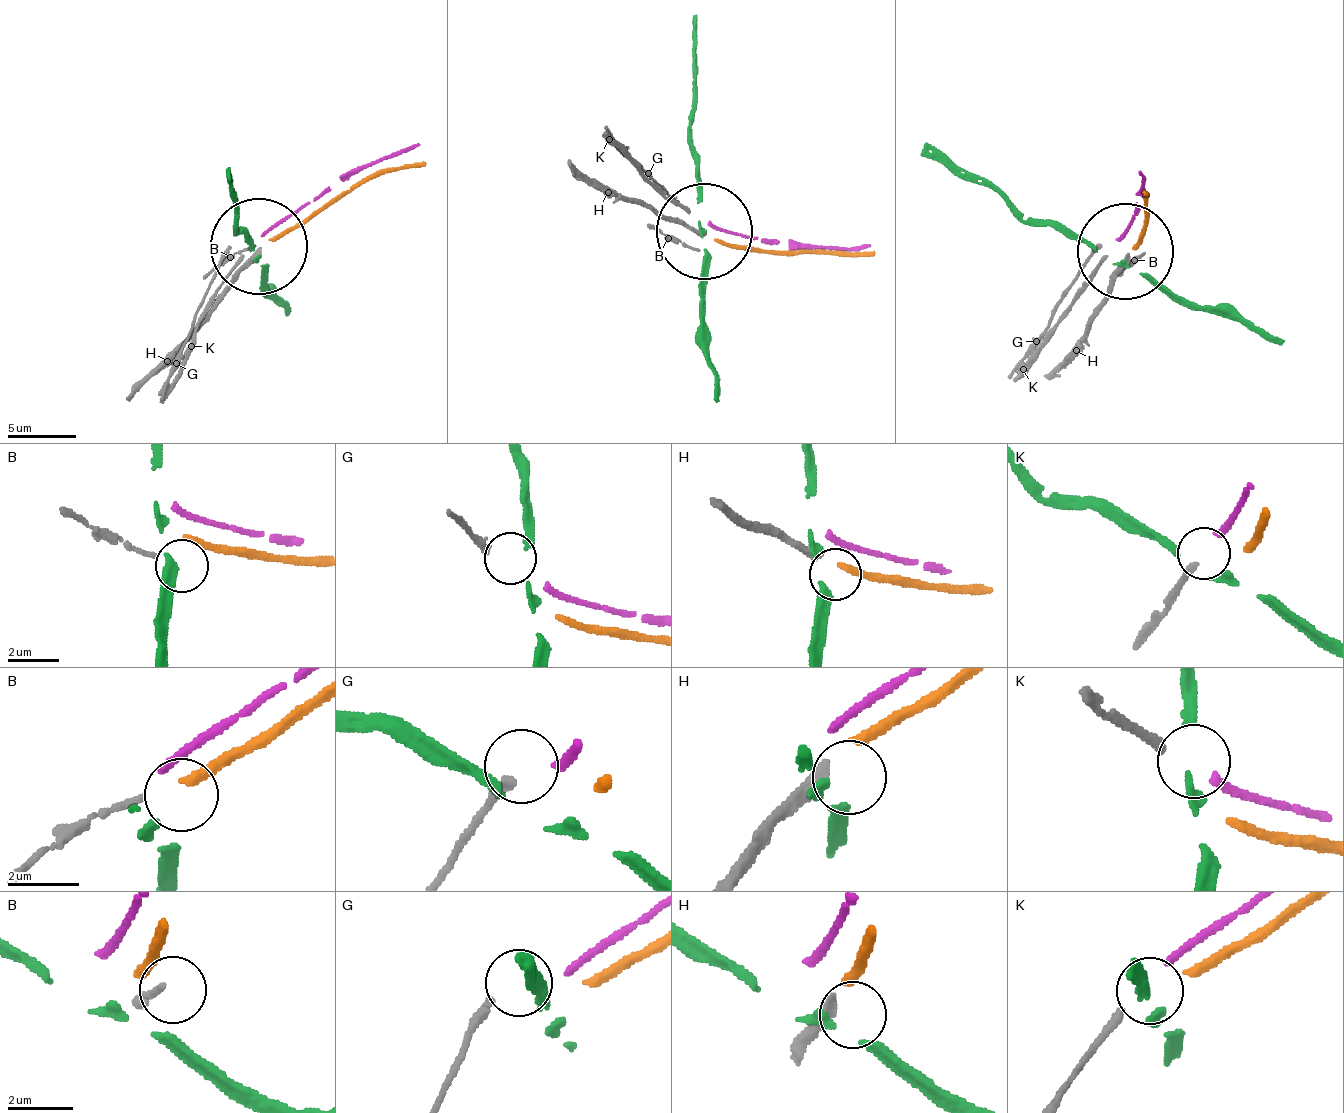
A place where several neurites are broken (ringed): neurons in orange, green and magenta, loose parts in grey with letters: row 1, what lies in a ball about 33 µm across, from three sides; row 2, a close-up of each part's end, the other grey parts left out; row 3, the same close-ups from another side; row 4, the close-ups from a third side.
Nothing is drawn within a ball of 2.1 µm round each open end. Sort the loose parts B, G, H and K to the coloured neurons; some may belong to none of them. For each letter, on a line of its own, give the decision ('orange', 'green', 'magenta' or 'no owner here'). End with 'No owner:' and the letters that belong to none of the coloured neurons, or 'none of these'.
B: no owner here
G: no owner here
H: orange
K: magenta
No owner: B, G

